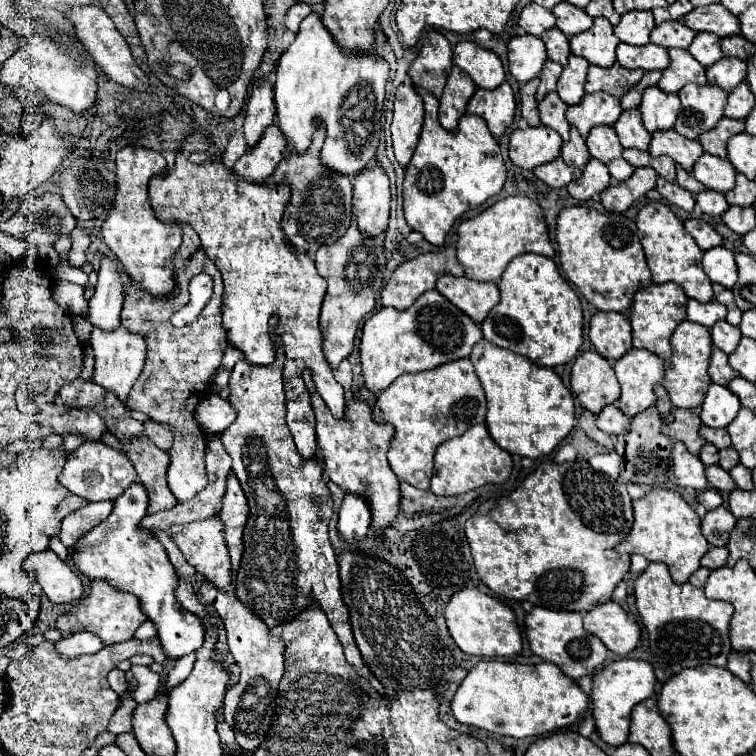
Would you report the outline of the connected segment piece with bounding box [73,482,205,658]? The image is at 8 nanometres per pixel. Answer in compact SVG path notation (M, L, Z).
M135 482L113 502L113 512L101 526L95 526L73 546L73 562L91 580L107 580L113 586L135 594L141 600L141 608L147 618L157 626L157 636L169 658L181 658L201 648L205 642L205 624L201 618L193 618L181 608L175 588L179 578L171 566L163 544L141 528L141 520L147 514L147 492L145 486Z

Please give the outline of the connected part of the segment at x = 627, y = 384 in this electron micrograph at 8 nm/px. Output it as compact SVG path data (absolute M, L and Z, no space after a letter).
M631 348L613 366L621 384L619 410L625 416L635 416L655 404L655 384L665 378L665 362L649 350Z

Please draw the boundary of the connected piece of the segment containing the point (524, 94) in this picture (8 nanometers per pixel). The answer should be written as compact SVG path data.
M539 78L529 80L527 84L521 86L521 114L527 120L529 126L539 126L539 108L537 108L537 100L535 100L535 92L539 86Z

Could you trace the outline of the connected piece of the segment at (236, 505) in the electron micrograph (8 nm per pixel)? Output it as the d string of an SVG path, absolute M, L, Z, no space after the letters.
M233 472L227 478L227 494L223 498L223 508L219 512L219 518L225 524L225 540L231 556L231 570L237 572L243 556L243 530L249 518L249 504Z

